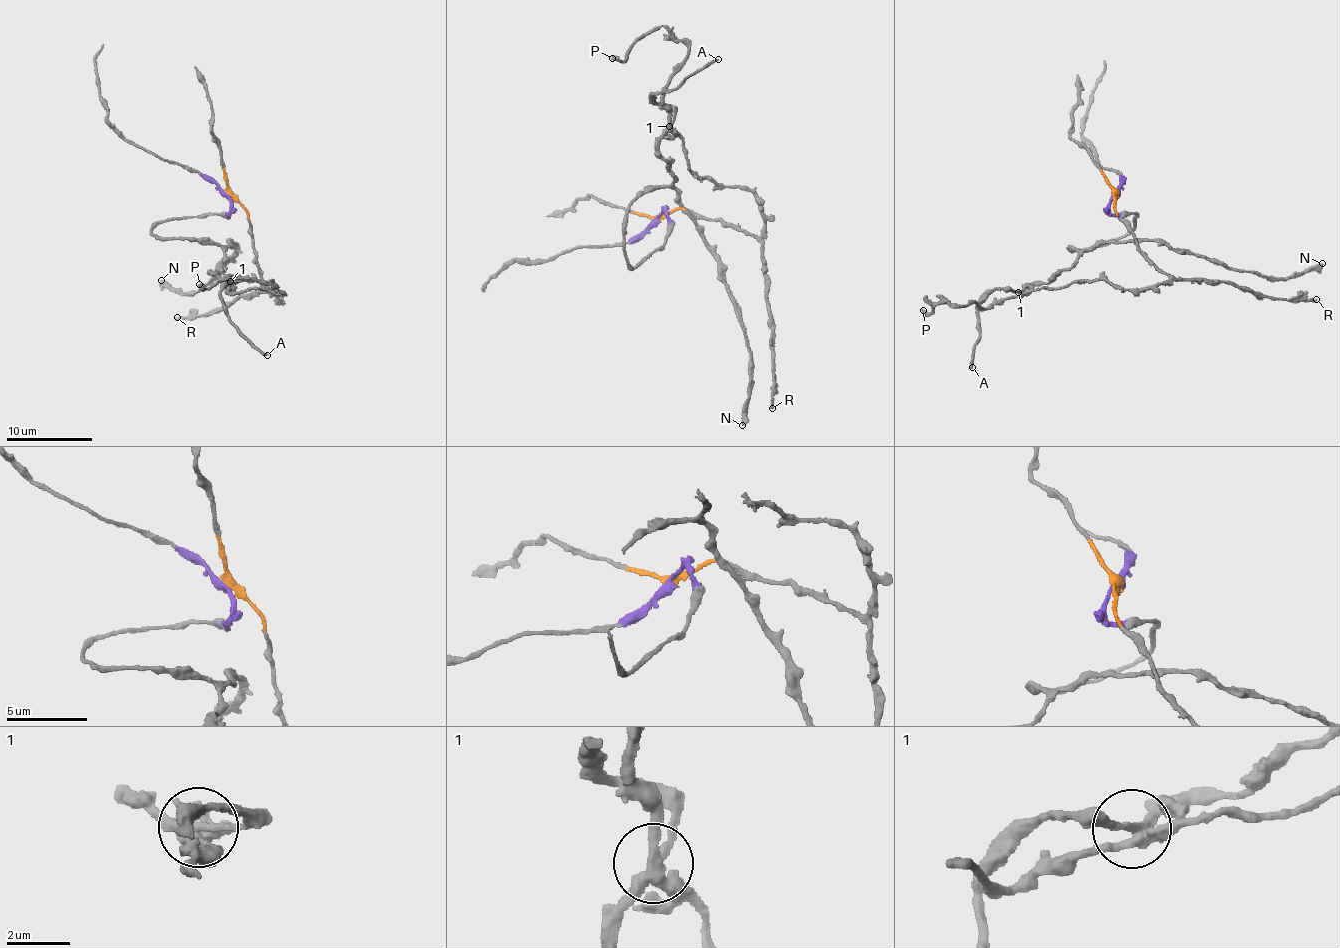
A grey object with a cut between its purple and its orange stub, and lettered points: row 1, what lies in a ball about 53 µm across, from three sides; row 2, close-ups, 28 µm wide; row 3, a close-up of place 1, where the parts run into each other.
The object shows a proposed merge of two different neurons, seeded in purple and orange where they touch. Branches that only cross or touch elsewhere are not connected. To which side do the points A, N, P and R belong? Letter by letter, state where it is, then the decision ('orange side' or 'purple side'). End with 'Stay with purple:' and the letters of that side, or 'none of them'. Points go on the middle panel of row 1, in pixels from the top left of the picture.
A: (718, 59) | purple side
N: (742, 425) | purple side
P: (612, 58) | orange side
R: (772, 408) | orange side
Stay with purple: A, N

